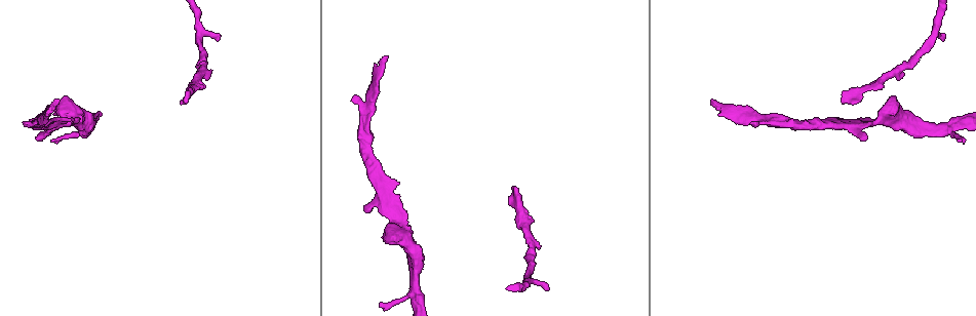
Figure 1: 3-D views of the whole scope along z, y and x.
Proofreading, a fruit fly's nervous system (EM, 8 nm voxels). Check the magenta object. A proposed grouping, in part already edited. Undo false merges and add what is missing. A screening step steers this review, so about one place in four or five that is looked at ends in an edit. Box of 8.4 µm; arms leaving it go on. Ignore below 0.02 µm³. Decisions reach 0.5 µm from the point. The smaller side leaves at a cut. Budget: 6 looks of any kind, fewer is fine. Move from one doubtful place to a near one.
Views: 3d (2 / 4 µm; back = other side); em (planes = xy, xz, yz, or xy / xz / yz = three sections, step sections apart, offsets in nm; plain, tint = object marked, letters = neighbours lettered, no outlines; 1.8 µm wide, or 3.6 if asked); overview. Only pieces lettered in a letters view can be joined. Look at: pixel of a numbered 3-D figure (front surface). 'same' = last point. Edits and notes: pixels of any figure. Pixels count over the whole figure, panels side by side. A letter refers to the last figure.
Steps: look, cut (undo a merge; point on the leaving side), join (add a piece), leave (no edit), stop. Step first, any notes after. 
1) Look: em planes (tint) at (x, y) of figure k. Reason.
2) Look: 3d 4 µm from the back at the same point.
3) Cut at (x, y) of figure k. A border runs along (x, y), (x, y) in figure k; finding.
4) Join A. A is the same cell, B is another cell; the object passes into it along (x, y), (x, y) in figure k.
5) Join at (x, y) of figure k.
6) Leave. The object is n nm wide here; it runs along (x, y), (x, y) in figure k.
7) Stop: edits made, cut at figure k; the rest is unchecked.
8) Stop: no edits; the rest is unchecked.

Look: 3d 4 µm at (711, 102) of figure 1. An open end.

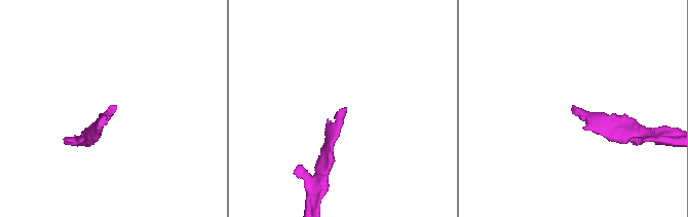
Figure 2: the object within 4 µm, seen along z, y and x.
Look: em planes (letters) at (116, 106) of figure 2. Need the tissue.

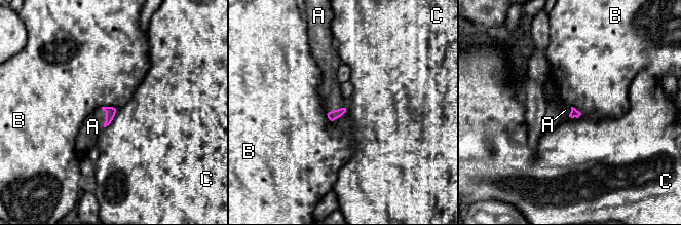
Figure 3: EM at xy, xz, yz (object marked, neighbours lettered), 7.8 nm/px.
Join A. A is the same cell, B and C are other cells; the object passes into it along (110, 111), (105, 118), (92, 126) in figure 3; the neuron continues.

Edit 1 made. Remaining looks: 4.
Look: overview.

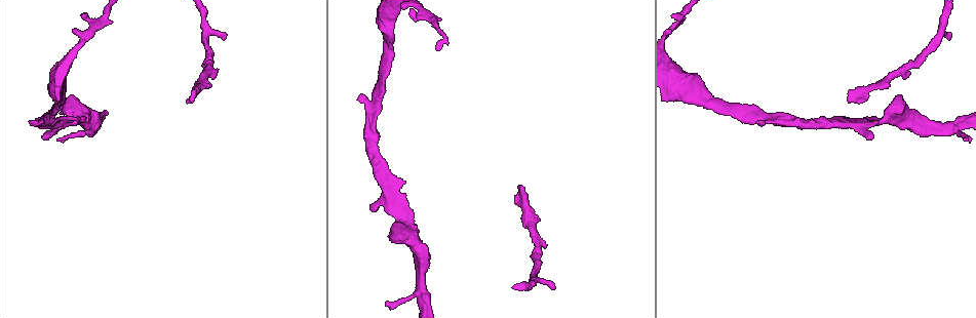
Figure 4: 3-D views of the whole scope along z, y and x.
Look: em planes (letters) at (869, 138) of figure 4.

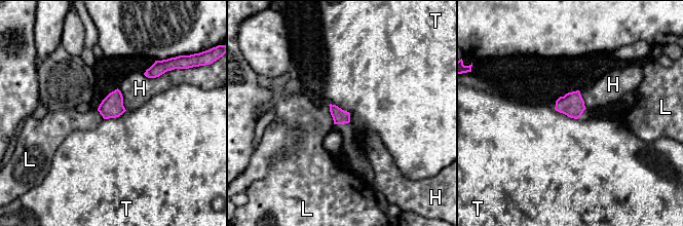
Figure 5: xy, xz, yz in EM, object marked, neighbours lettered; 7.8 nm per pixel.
Leave. The longest contact is with T, 220 nm; H, L and T are other cells; a border runs along (329, 104), (346, 110), (350, 121) in figure 5; no lettered piece goes on from it.

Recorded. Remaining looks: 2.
Look: em yz step 16 (letters) at (849, 98) of figure 4.

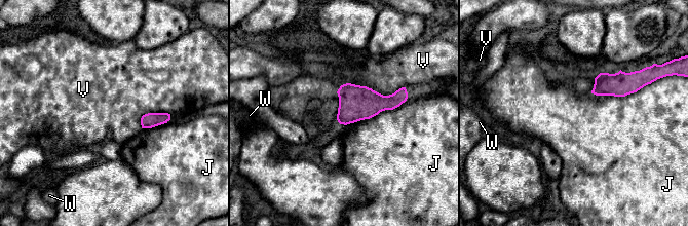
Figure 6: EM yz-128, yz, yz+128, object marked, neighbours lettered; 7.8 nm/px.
Leave. The longest contact is with J, 550 nm; J, V and W are other cells; a border runs along (405, 101), (369, 118), (339, 123) in figure 6; no lettered piece goes on from it.

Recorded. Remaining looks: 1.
Stop: edits made, join at figure 3; the rest is unchecked.

